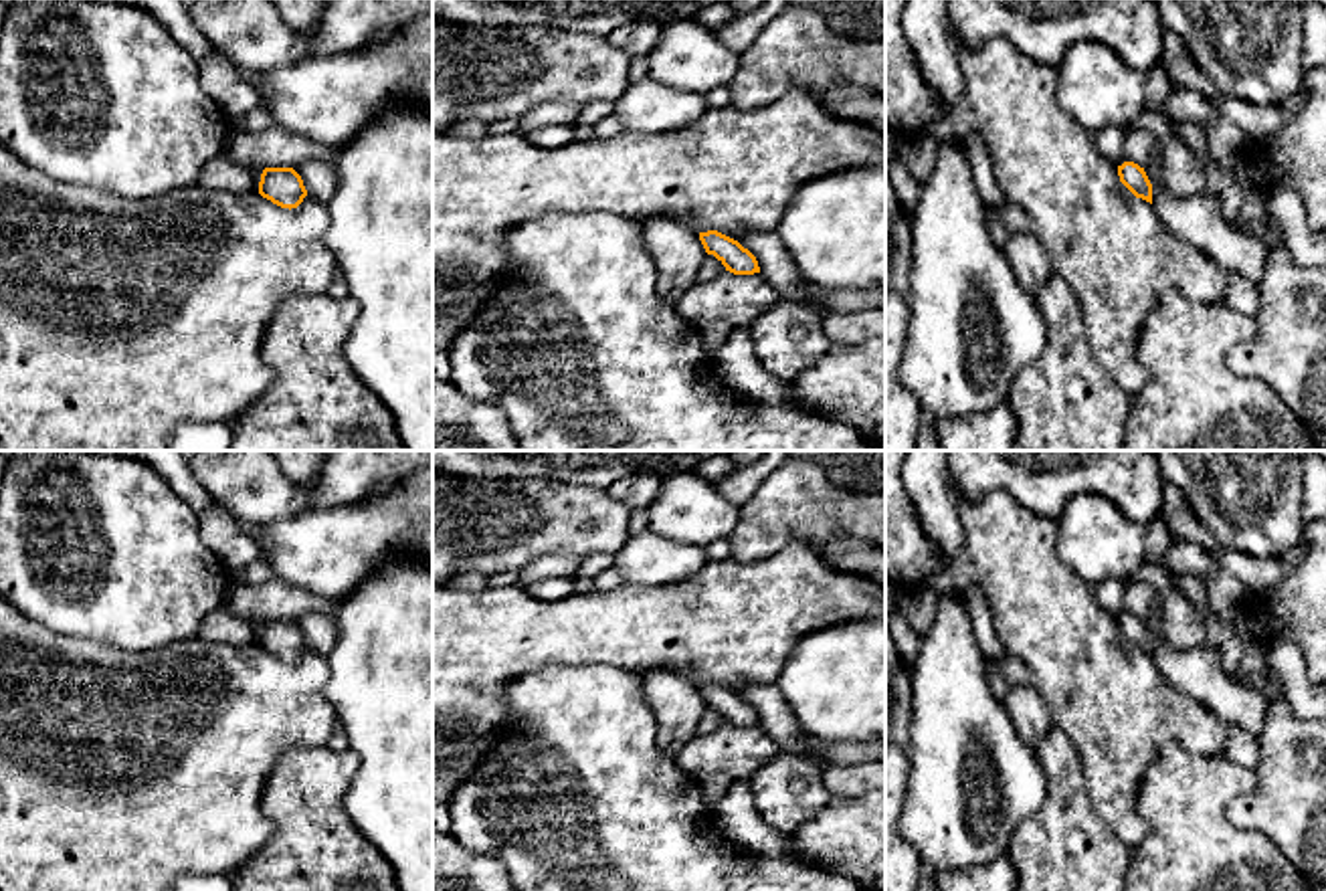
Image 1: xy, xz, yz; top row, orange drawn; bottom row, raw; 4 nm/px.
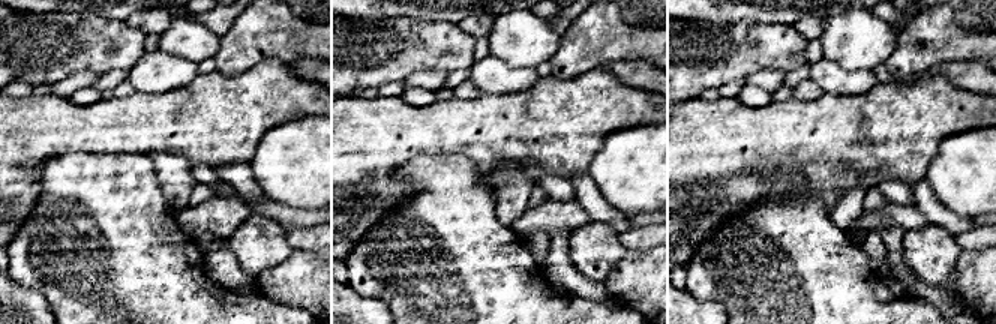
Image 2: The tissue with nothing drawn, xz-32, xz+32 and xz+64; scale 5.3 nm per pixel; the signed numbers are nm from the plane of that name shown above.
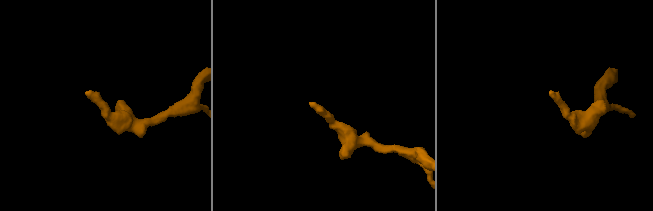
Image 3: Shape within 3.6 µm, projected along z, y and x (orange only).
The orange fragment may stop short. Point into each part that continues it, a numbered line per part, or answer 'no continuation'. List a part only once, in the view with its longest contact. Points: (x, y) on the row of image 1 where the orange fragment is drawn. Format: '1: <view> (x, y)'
no continuation

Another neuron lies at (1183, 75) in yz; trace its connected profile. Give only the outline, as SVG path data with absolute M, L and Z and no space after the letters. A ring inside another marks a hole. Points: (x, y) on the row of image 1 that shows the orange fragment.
M1162 28L1162 51L1158 67L1166 73L1172 91L1193 91L1207 101L1213 101L1221 91L1195 65L1182 40L1168 28Z

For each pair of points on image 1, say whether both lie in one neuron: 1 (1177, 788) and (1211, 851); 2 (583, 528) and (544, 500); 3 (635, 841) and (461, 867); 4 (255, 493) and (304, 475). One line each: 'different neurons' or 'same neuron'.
1: same neuron
2: same neuron
3: different neurons
4: different neurons

